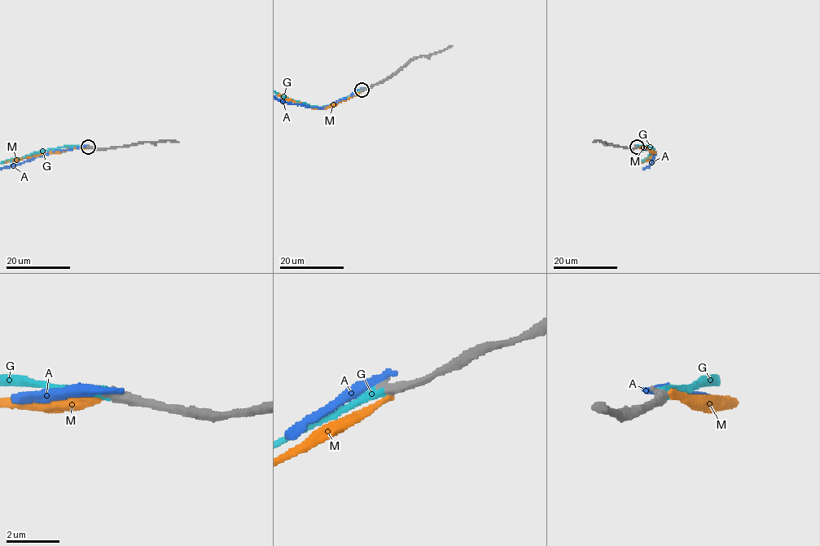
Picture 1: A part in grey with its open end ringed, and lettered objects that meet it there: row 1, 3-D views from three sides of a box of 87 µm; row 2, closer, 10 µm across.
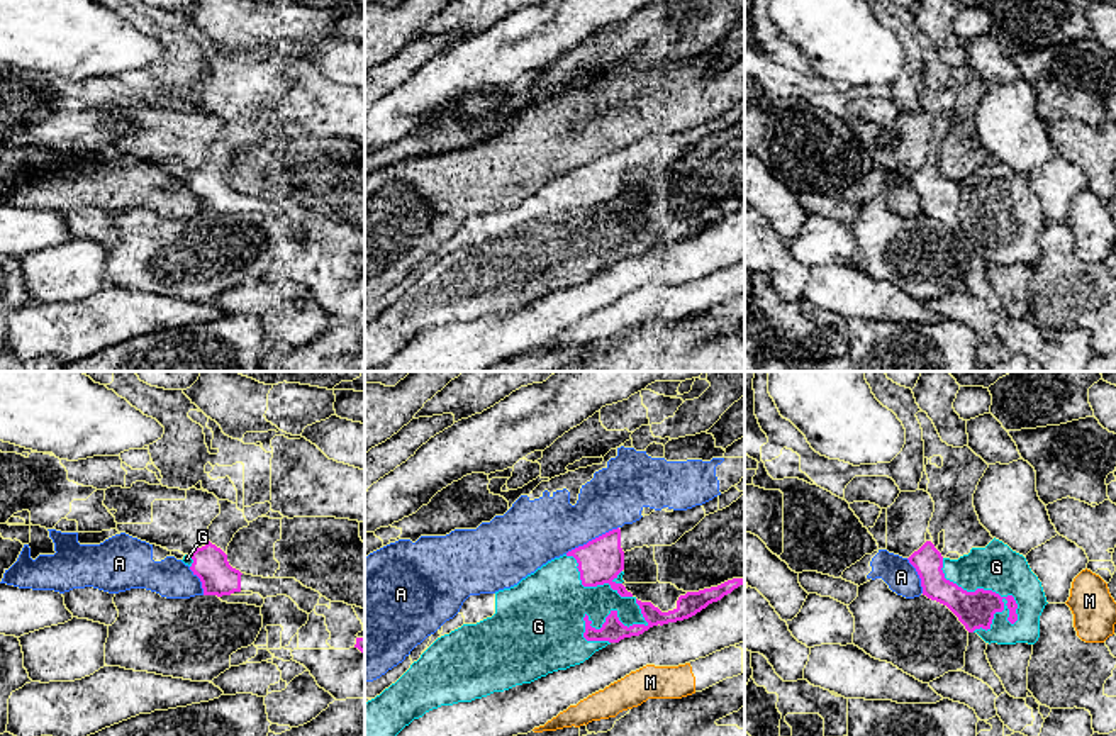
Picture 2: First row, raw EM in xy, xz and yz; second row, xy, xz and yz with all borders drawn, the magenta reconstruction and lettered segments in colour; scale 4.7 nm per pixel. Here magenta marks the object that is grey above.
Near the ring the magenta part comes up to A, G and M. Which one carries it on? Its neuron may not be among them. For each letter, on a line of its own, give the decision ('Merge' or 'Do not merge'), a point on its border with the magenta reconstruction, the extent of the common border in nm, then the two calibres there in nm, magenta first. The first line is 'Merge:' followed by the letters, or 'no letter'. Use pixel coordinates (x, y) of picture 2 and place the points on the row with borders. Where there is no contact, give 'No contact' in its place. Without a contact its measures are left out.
Merge: G
A: Do not merge. Touches magenta at xz (592, 540). Shared border 280 nm. Thickness 220 nm (magenta) against 300 nm
G: Merge. Touches magenta at yz (981, 589). Shared border 460 nm. Thickness 180 nm (magenta) against 220 nm
M: Do not merge. No contact

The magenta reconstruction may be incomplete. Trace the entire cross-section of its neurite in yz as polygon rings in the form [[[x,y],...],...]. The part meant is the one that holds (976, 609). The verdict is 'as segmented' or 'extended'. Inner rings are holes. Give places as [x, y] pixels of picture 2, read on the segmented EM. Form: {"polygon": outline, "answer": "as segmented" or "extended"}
{"polygon": [[[999,539],[985,548],[972,548],[958,560],[943,558],[931,541],[926,541],[909,558],[916,568],[923,595],[946,605],[968,633],[977,633],[985,643],[1035,644],[1040,638],[1040,616],[1046,597],[1026,558]]], "answer": "extended"}

